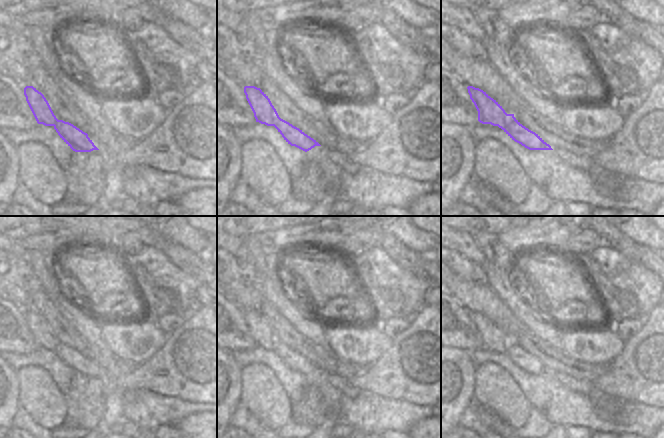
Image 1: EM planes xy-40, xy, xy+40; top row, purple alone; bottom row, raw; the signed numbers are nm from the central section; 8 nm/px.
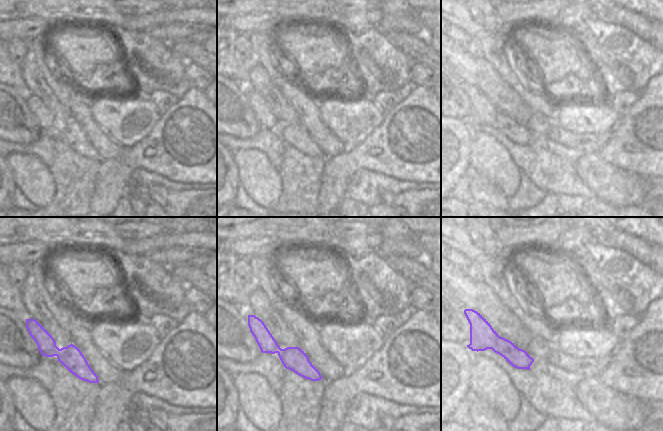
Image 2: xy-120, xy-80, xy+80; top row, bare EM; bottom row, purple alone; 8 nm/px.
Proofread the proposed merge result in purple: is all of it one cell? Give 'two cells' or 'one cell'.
two cells

